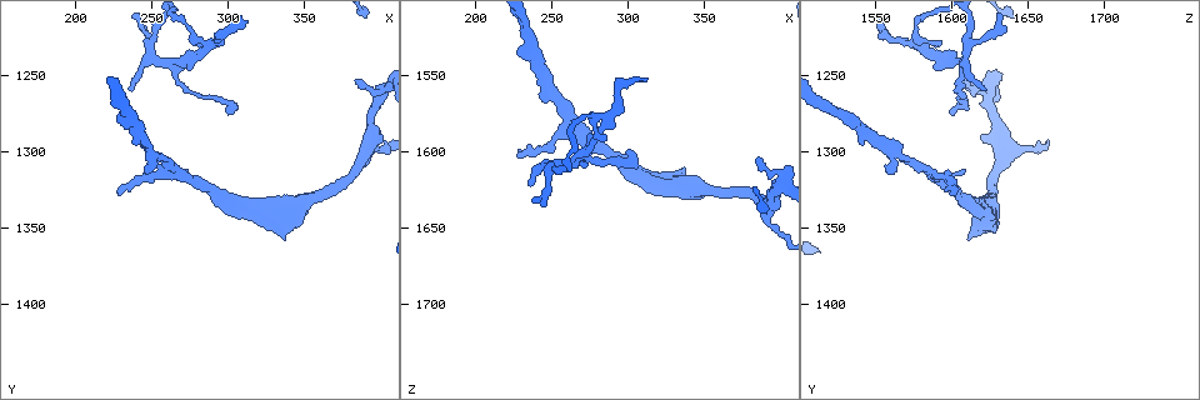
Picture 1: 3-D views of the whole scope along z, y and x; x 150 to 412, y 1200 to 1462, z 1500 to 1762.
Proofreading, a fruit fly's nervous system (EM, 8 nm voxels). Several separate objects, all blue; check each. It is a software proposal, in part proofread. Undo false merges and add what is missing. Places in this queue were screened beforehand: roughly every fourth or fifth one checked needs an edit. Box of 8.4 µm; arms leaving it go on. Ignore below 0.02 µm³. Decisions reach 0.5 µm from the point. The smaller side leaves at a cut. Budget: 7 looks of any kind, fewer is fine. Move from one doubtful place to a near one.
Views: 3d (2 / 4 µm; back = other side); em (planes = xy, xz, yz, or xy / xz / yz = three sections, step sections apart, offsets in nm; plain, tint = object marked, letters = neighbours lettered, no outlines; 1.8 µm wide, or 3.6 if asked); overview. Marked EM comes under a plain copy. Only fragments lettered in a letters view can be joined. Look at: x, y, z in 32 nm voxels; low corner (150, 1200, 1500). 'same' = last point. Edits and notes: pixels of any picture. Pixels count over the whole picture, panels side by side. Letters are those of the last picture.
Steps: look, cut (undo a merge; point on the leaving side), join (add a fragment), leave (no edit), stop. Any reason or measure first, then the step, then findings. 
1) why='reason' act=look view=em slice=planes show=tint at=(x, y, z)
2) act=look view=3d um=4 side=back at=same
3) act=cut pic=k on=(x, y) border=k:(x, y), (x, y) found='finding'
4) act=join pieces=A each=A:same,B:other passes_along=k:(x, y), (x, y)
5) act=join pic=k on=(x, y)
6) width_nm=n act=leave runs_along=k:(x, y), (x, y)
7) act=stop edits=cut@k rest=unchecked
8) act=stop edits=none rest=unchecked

act=look view=3d um=2 at=(244, 1314, 1558)

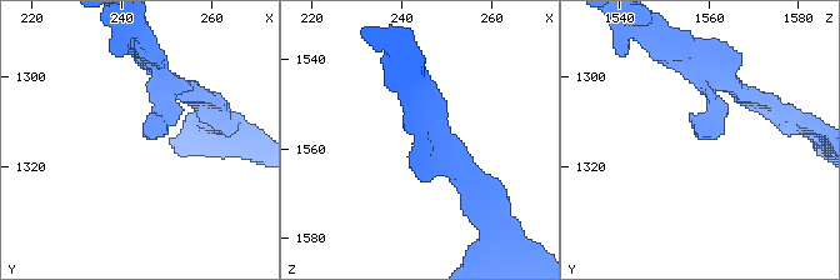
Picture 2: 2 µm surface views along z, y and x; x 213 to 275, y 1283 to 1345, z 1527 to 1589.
why='now the EM' act=look view=em slice=planes show=tint at=(245, 1313, 1557)

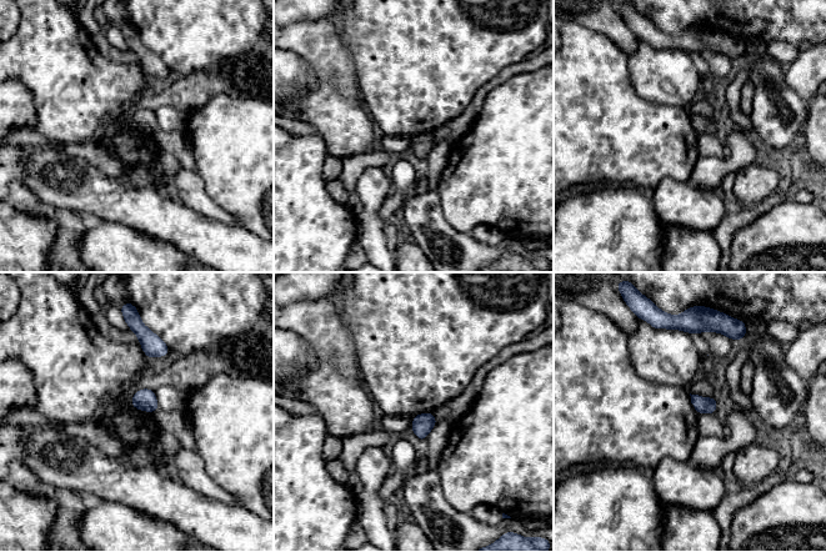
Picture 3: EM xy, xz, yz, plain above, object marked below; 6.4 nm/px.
act=look view=em slice=planes show=letters at=same

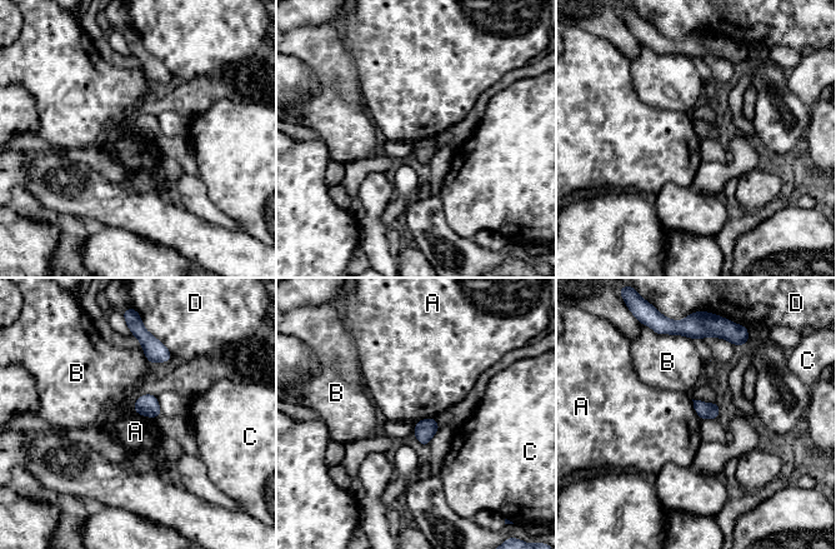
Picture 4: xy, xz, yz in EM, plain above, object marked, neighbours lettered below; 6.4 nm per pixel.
act=leave each=A:other,B:other,C:other,D:other found='no lettered fragment goes on from it'

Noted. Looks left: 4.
why='free end' act=look view=em slice=planes show=letters at=(272, 1312, 1608)

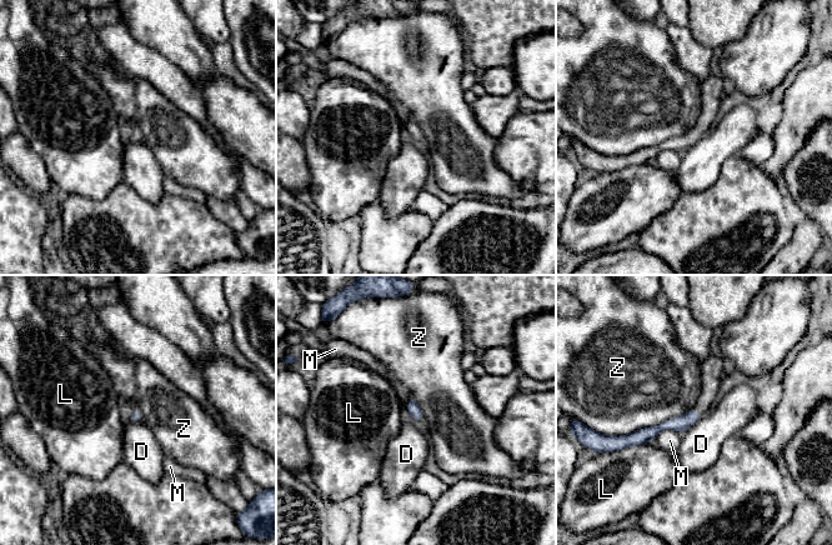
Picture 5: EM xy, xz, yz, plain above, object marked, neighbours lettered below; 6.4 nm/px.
act=leave each=D:other,L:other,M:other,Z:other border=5:(702, 415), (682, 433) found='none of them fits'

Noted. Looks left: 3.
why='branch point' act=look view=3d um=4 at=(264, 1244, 1608)

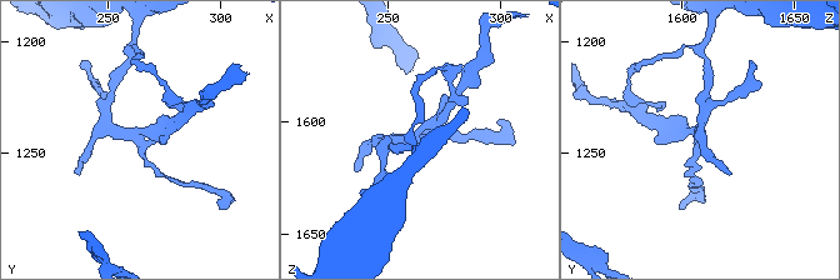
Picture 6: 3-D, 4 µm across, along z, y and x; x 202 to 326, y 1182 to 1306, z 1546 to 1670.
why='need the tissue' act=look view=em slice=xz step=16 show=tint at=(265, 1242, 1607)

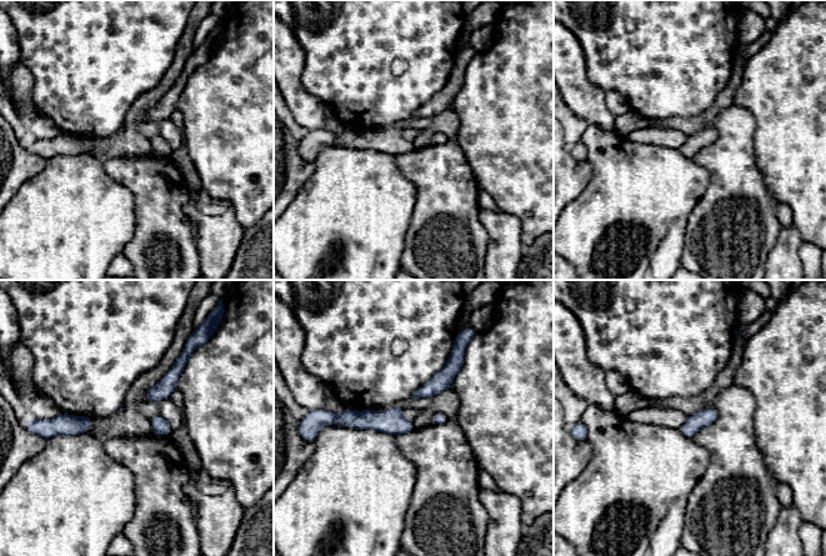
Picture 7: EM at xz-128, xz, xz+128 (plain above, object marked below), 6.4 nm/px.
why='cut it another way' act=look view=em slice=yz step=4 show=letters at=same

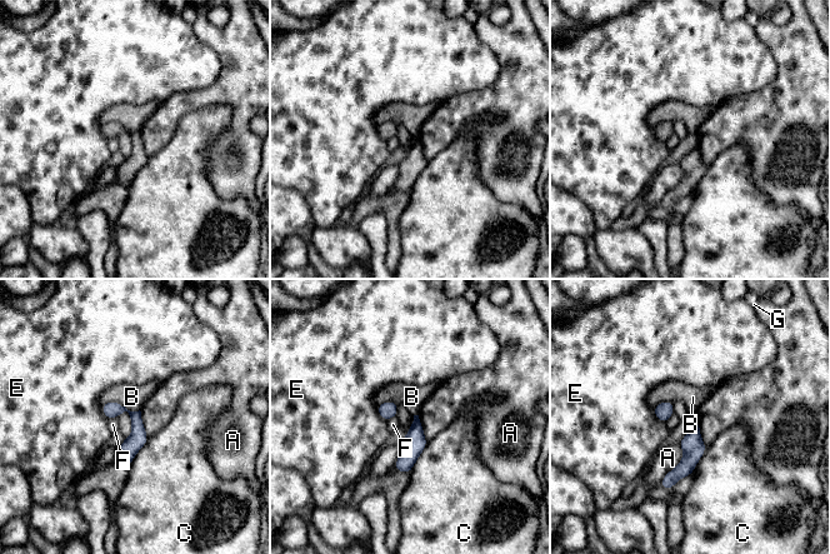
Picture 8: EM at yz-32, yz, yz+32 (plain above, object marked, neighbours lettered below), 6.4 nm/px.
act=leave each=A:other,B:other,C:other,E:other,F:other,G:other border=8:(104, 402), (139, 410) found='all the same neuron'

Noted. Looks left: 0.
act=stop edits=none rest=unchecked

